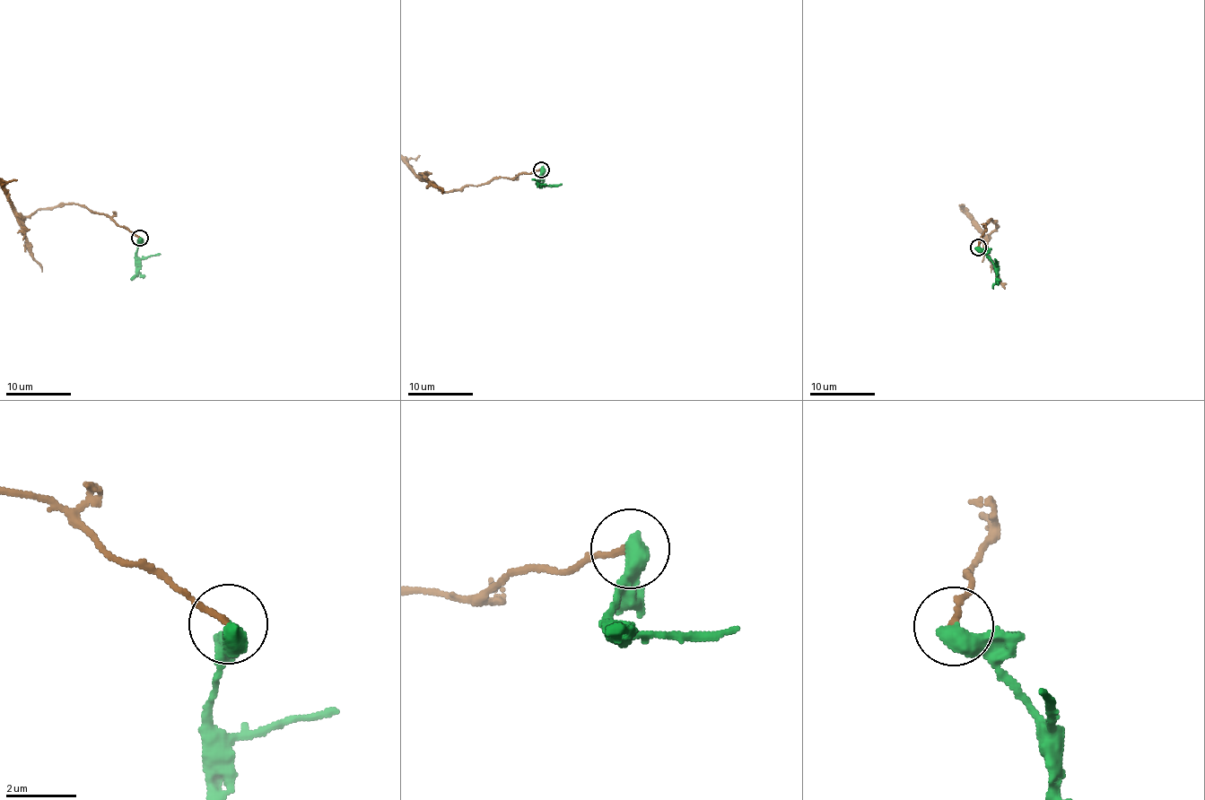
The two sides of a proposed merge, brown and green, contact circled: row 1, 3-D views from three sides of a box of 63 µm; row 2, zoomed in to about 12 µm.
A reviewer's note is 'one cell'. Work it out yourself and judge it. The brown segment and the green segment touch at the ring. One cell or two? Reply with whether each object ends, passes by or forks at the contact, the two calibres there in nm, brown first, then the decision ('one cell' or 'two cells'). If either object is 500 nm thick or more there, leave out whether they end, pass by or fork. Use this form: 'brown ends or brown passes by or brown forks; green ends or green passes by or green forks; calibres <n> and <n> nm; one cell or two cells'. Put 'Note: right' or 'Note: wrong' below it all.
calibres 150 and 550 nm; one cell
Note: right

